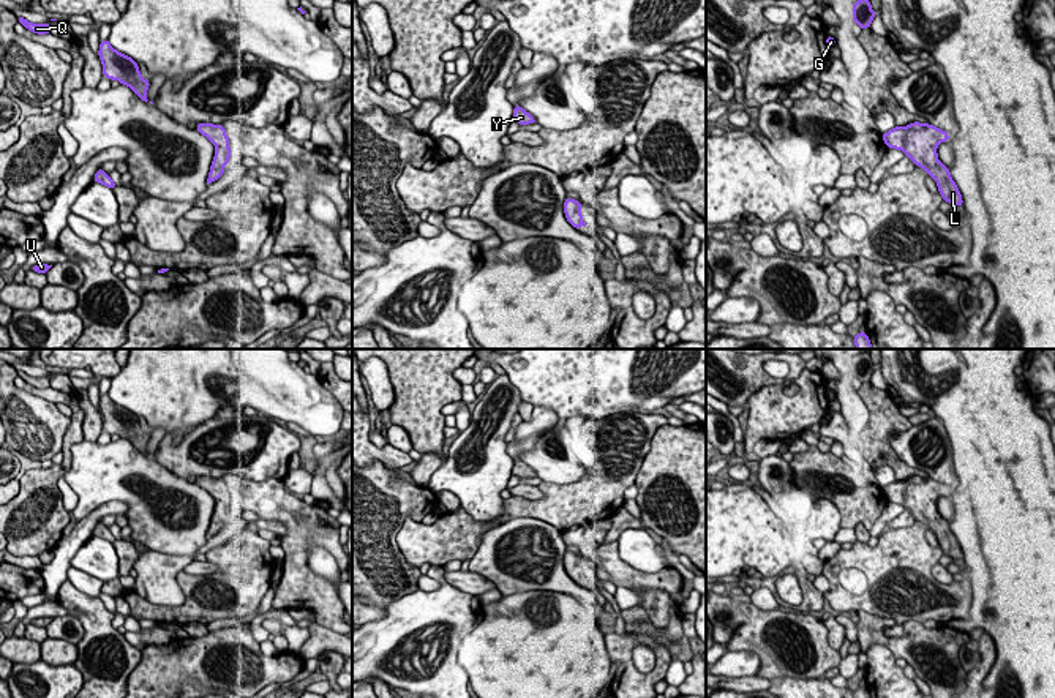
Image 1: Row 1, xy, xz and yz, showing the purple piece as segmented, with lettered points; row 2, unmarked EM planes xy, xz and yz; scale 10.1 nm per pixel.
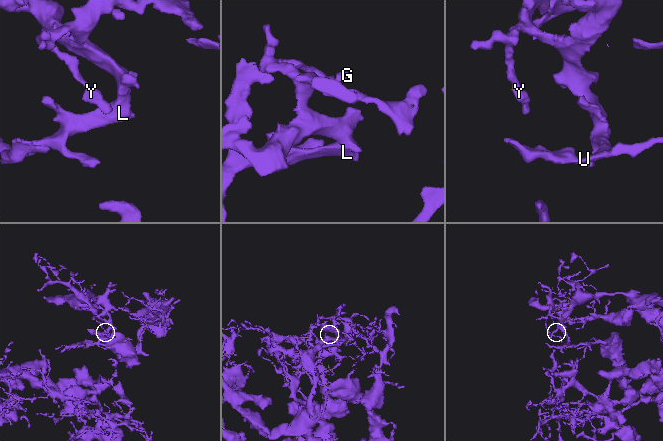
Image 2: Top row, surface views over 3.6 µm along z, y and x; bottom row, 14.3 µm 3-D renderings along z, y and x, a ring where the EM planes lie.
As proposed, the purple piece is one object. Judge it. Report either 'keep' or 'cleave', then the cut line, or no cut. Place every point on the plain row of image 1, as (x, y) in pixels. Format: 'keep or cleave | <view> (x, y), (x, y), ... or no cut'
keep | no cut

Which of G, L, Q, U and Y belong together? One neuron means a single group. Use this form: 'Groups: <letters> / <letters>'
Groups: G L Q U Y

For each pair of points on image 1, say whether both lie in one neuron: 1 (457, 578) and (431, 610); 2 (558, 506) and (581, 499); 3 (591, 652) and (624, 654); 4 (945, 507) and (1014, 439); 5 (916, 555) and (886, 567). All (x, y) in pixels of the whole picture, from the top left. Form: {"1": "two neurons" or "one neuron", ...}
{"1": "two neurons", "2": "one neuron", "3": "two neurons", "4": "two neurons", "5": "one neuron"}

